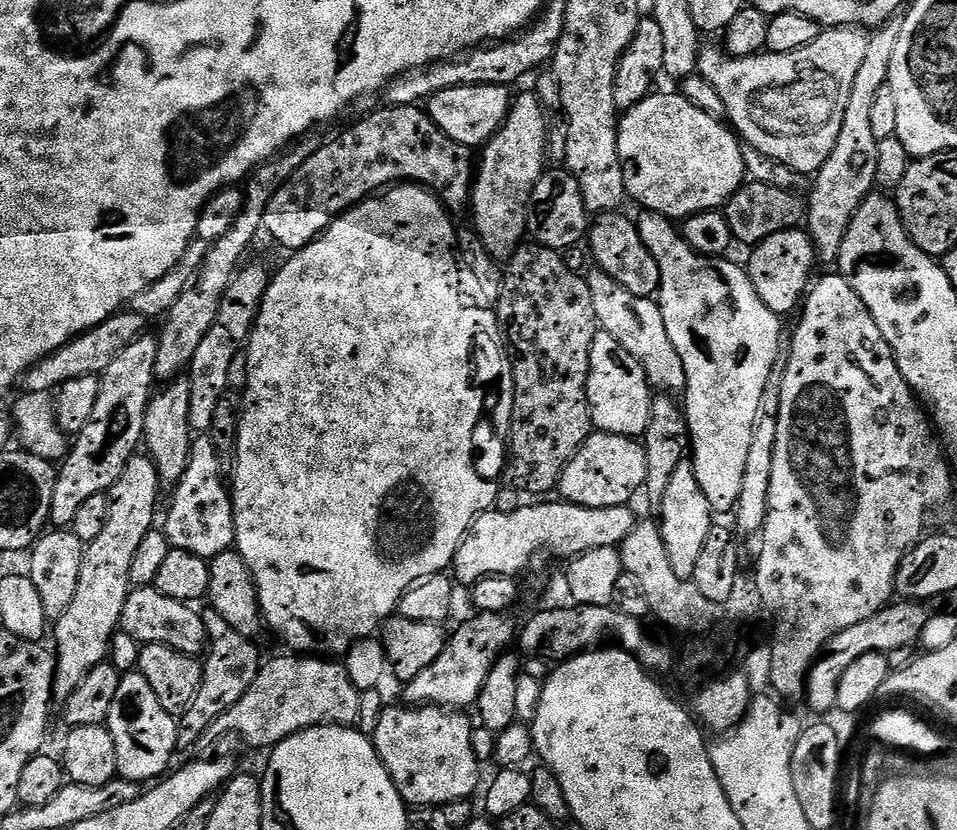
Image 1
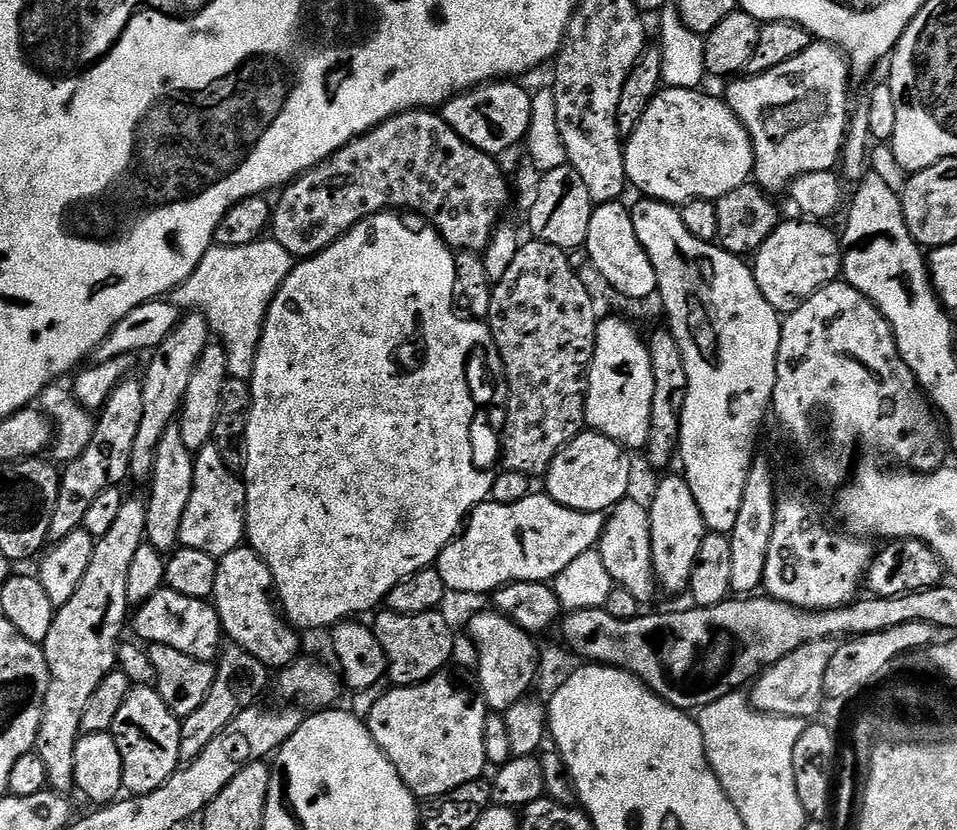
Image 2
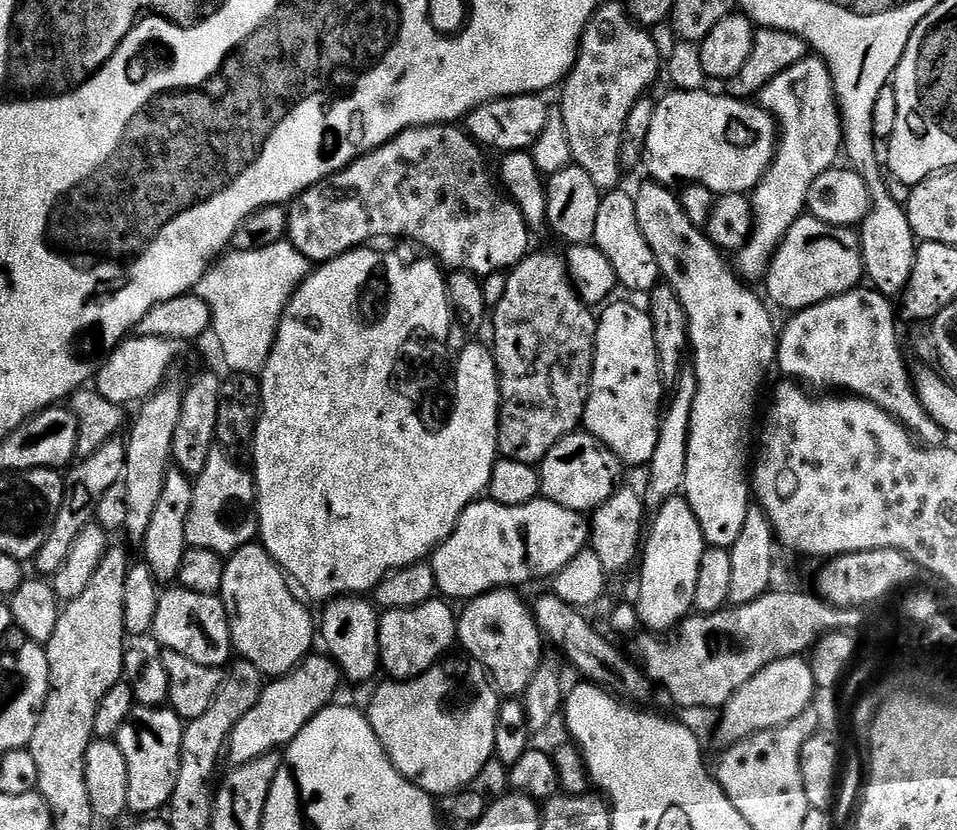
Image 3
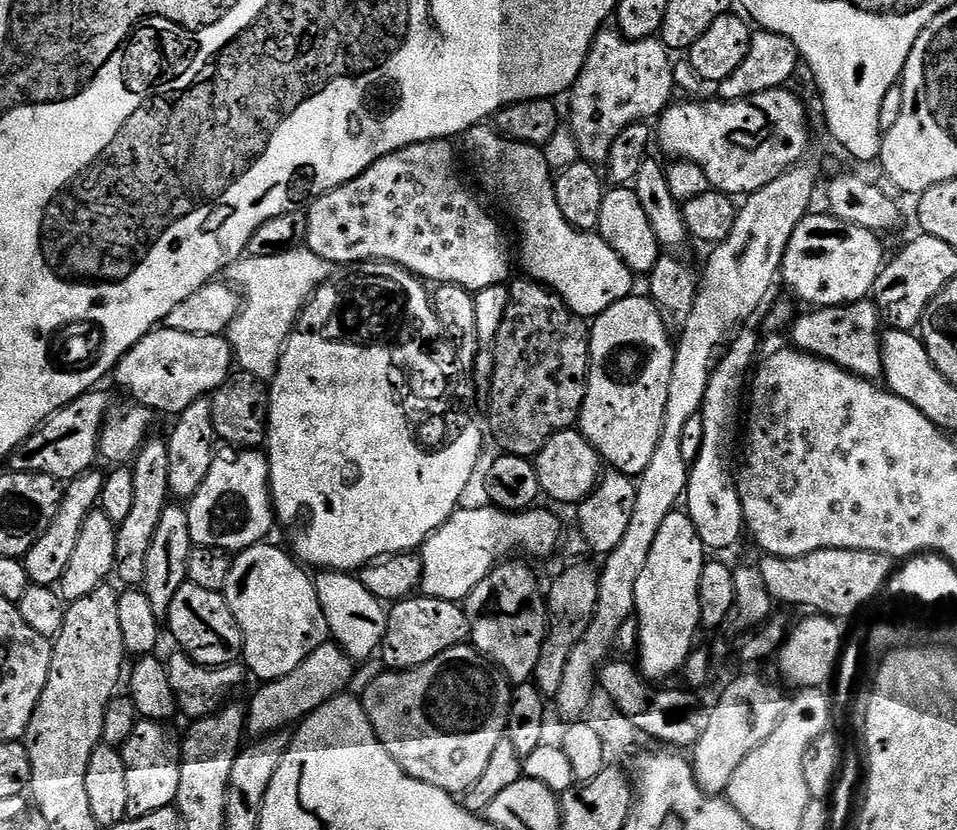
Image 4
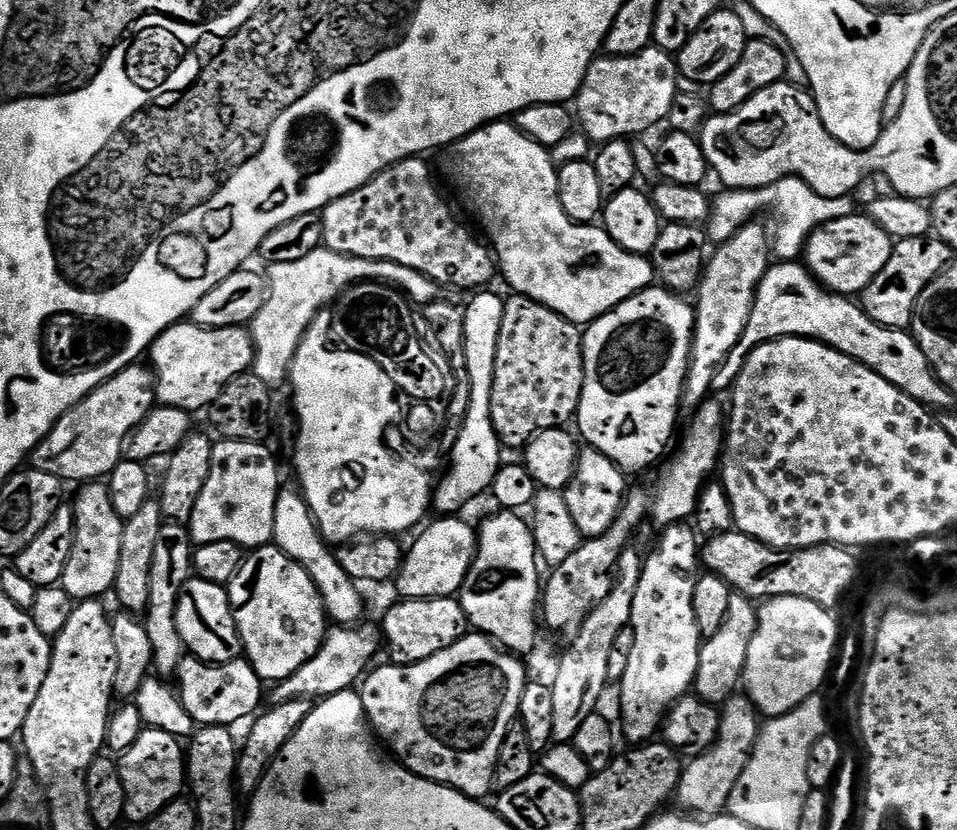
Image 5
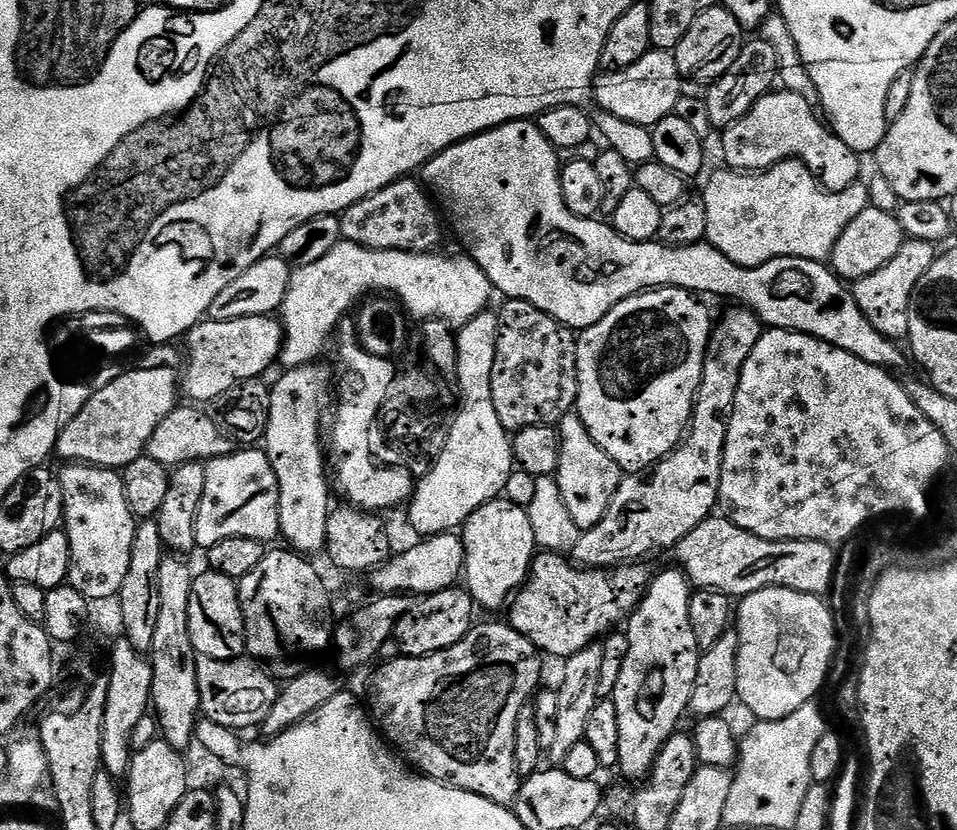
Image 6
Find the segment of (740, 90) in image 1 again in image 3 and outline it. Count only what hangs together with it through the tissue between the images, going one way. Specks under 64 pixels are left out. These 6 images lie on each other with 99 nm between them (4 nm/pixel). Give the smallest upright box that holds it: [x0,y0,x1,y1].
[734,58,844,282]

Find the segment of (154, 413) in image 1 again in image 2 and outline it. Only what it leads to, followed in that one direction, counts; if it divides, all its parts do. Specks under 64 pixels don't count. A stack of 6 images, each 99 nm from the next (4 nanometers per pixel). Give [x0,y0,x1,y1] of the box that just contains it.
[144,422,194,553]

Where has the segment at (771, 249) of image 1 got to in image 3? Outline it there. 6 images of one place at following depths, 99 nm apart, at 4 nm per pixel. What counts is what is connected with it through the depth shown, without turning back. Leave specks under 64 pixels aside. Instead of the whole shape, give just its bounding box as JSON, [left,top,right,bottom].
[766,214,865,314]

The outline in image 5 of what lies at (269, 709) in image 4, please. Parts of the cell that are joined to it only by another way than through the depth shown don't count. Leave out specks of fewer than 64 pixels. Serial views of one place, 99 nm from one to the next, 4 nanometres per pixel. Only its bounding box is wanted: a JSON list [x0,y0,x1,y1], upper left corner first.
[270,622,382,704]

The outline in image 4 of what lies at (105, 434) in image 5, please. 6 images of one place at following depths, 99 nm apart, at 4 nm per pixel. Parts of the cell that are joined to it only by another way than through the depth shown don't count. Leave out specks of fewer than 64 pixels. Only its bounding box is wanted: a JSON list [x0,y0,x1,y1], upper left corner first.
[7,391,110,482]

